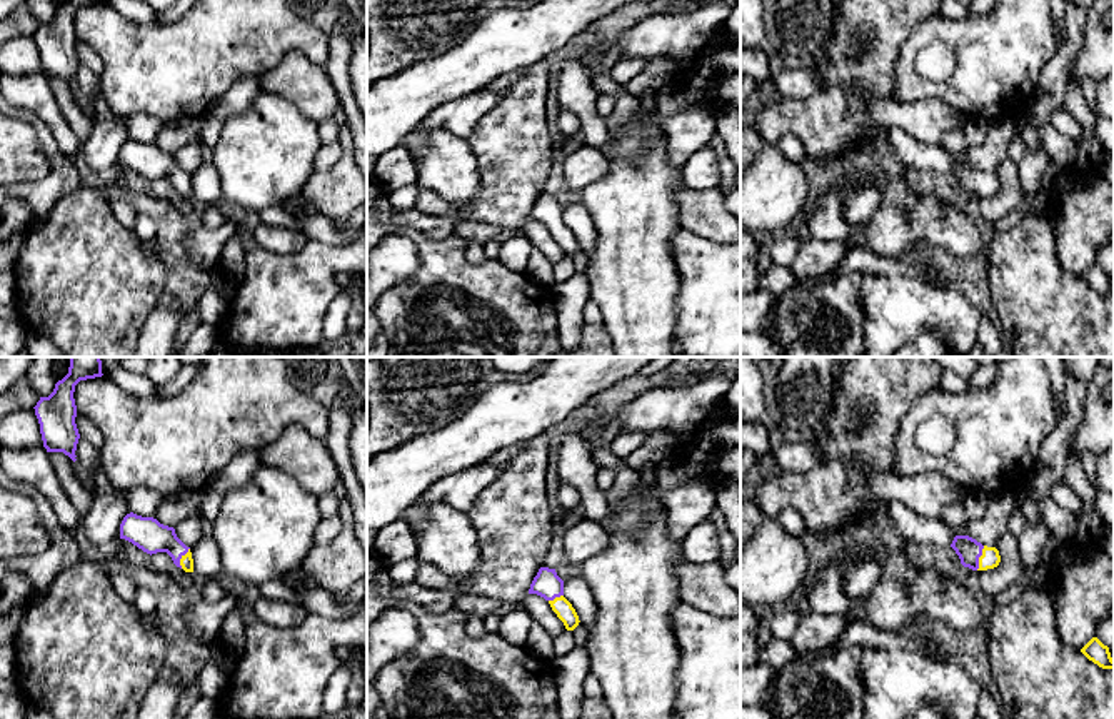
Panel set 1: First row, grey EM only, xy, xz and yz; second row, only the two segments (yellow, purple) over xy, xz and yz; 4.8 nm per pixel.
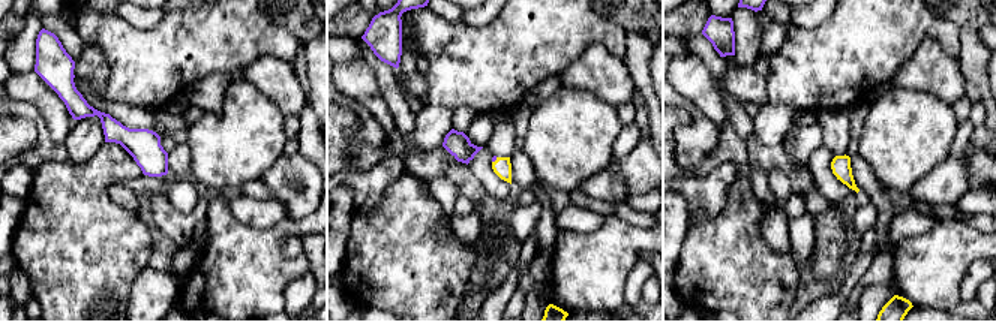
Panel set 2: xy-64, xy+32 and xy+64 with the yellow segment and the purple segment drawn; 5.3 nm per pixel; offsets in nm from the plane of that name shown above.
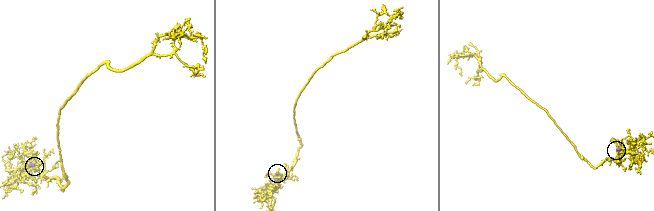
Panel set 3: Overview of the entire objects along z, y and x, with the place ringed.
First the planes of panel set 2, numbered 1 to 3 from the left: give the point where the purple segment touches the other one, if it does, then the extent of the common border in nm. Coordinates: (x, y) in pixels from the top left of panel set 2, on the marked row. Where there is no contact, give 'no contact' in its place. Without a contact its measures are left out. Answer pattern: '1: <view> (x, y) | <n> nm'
1: no contact
2: xy+32 (495, 160) | 40 nm
3: no contact

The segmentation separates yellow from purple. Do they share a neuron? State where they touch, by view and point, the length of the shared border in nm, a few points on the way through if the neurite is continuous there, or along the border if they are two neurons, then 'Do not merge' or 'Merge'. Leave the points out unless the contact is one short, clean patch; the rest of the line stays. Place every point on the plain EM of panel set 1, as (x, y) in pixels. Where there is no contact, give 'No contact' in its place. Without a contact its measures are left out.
Touches yellow at yz (979, 184). Shared border 130 nm. Path across: yz (989, 186), (979, 184), (968, 175). Merge

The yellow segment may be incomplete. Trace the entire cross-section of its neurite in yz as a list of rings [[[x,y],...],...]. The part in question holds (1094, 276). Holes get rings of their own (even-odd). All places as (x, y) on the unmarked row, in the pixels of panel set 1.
[[[1092,264],[1081,279],[1102,295],[1114,295],[1114,285],[1111,284],[1109,274],[1104,272],[1097,264]]]

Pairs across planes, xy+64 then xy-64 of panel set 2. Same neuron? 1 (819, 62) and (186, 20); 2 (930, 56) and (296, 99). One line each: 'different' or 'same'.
1: same
2: same

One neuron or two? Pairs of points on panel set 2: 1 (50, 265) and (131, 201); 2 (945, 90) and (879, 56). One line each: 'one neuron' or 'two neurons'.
1: two neurons
2: two neurons

